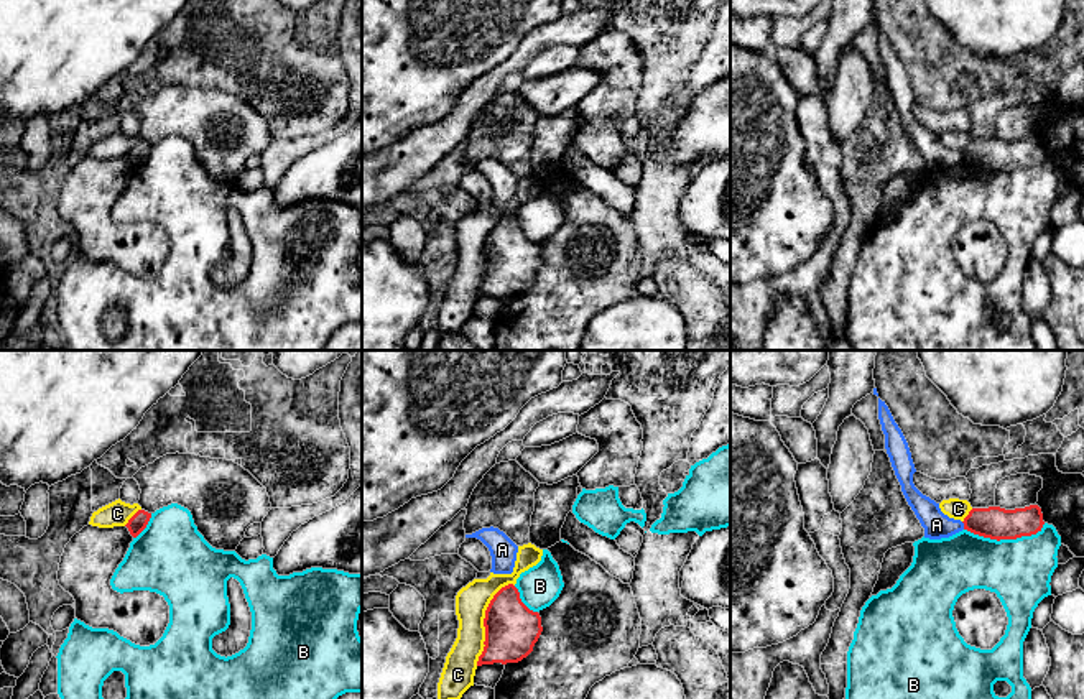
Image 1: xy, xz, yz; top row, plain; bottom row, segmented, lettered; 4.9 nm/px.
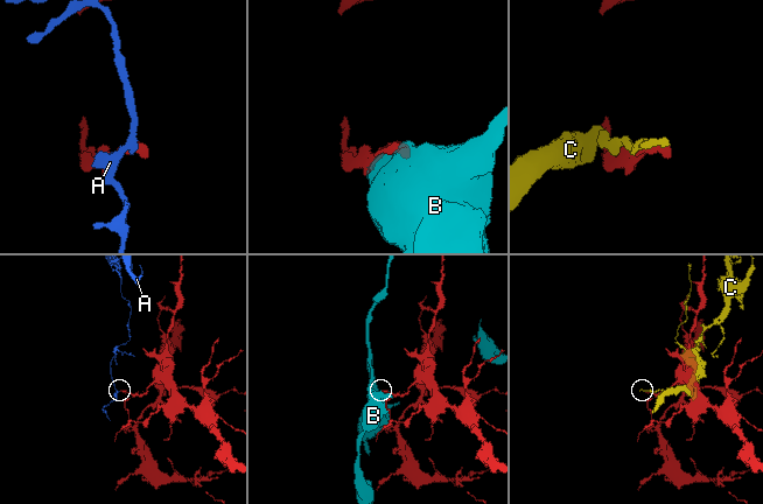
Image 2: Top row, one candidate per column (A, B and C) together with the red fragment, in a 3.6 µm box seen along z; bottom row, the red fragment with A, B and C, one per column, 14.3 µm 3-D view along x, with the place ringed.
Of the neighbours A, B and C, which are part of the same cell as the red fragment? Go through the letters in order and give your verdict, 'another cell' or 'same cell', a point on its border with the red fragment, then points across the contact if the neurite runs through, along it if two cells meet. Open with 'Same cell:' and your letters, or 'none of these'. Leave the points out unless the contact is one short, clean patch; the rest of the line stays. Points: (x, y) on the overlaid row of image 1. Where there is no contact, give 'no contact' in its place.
Same cell: none of these
A: another cell | yz (964, 525) | along yz (961, 522), (964, 528)
B: another cell | yz (1004, 538)
C: another cell | xz (484, 622)

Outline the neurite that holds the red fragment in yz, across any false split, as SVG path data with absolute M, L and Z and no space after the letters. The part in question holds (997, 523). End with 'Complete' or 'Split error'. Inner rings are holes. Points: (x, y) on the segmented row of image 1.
M1038 505L1015 510L1000 507L972 508L962 523L964 530L997 541L1036 535L1045 525Z. Complete

